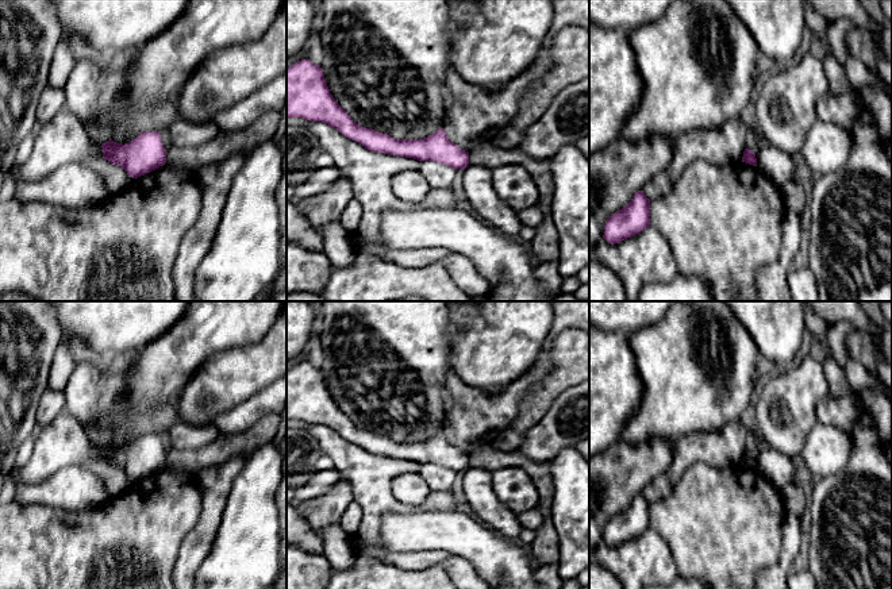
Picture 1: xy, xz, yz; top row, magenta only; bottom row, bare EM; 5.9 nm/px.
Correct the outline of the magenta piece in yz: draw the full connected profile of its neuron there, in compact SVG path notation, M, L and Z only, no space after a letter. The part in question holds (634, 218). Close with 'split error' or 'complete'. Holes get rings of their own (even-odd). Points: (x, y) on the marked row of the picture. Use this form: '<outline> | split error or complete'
M643 190L634 193L631 201L611 215L604 226L603 238L611 243L619 243L631 238L650 226L650 200Z | complete

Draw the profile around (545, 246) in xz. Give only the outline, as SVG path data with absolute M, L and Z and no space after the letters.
M484 142L469 151L469 165L482 165L489 169L505 165L519 165L526 169L539 189L538 205L545 215L543 222L535 228L535 236L530 242L528 251L539 263L558 261L560 238L551 220L553 176L549 159L532 159L518 149L495 147Z

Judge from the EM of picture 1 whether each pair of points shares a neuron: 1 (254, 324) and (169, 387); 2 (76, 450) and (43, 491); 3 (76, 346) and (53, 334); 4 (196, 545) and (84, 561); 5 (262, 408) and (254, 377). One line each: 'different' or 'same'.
1: same
2: different
3: different
4: different
5: different

